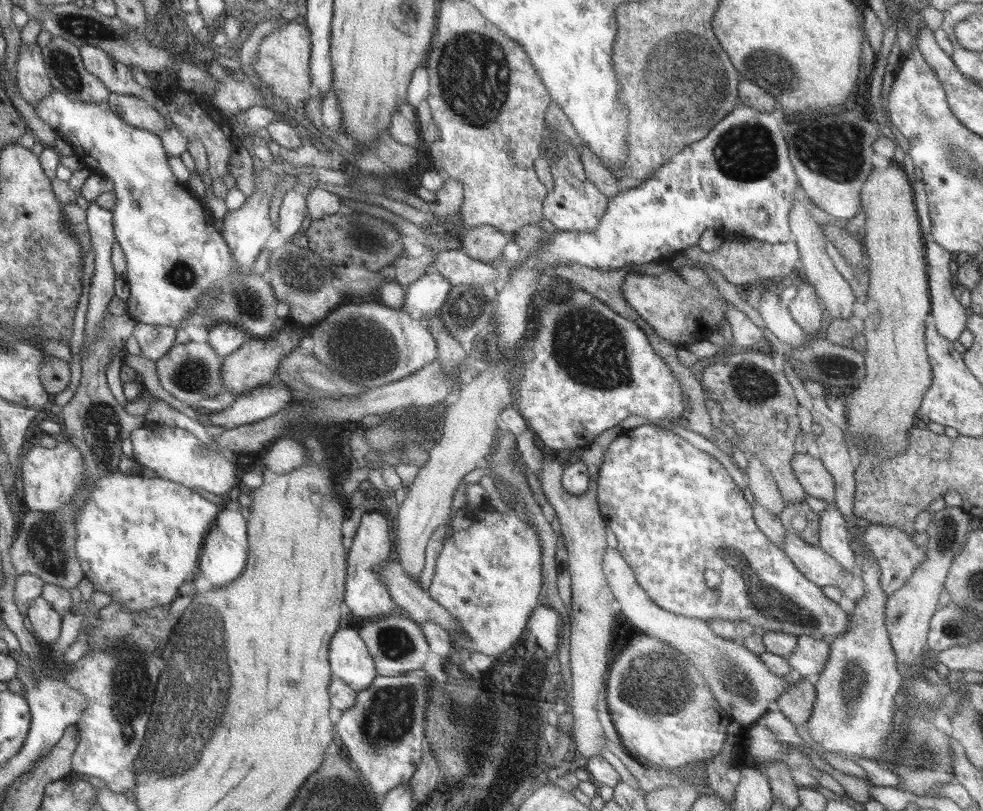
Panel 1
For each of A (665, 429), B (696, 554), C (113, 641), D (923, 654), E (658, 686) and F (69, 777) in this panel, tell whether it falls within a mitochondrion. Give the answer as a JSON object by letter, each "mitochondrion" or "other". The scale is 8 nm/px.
{"A":"other","B":"mitochondrion","C":"mitochondrion","D":"other","E":"mitochondrion","F":"other"}

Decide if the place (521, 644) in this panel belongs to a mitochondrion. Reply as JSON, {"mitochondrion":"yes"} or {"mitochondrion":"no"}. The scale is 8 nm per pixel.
{"mitochondrion":"no"}

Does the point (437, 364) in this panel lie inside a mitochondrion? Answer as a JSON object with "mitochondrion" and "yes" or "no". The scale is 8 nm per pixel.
{"mitochondrion":"no"}

